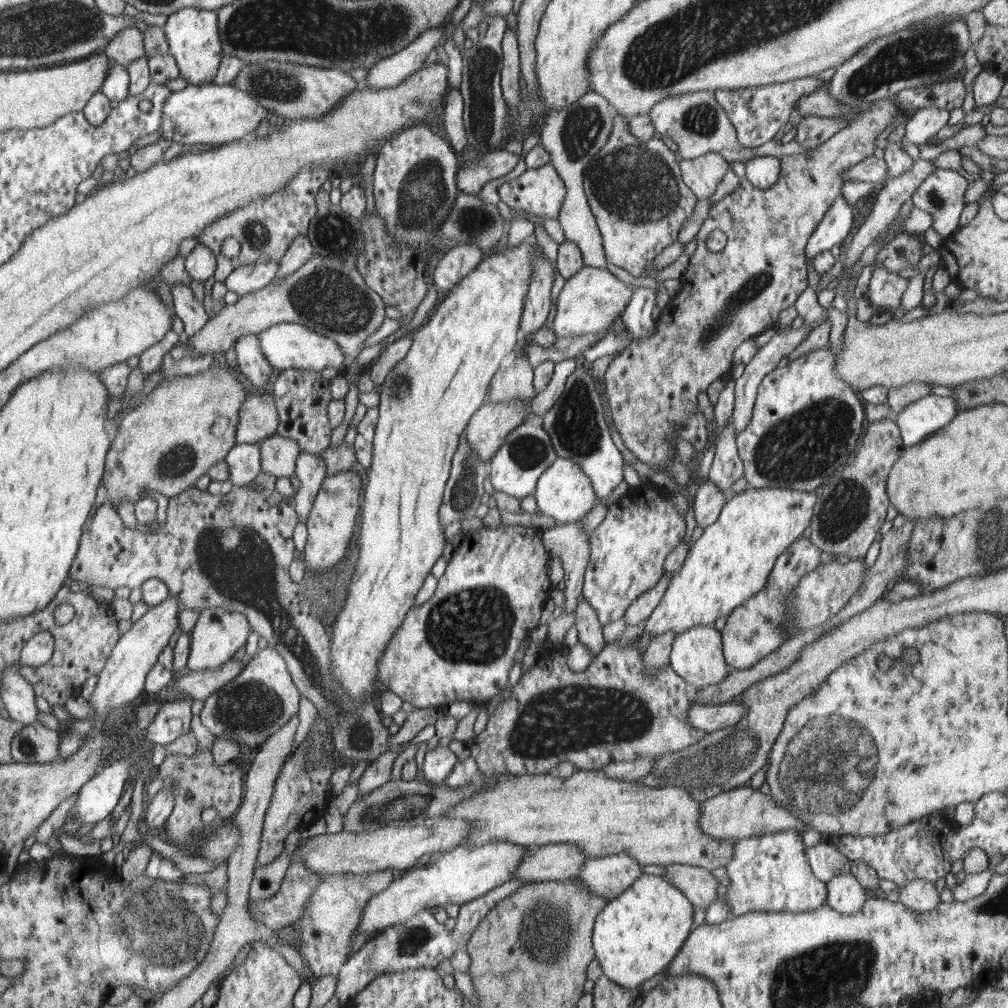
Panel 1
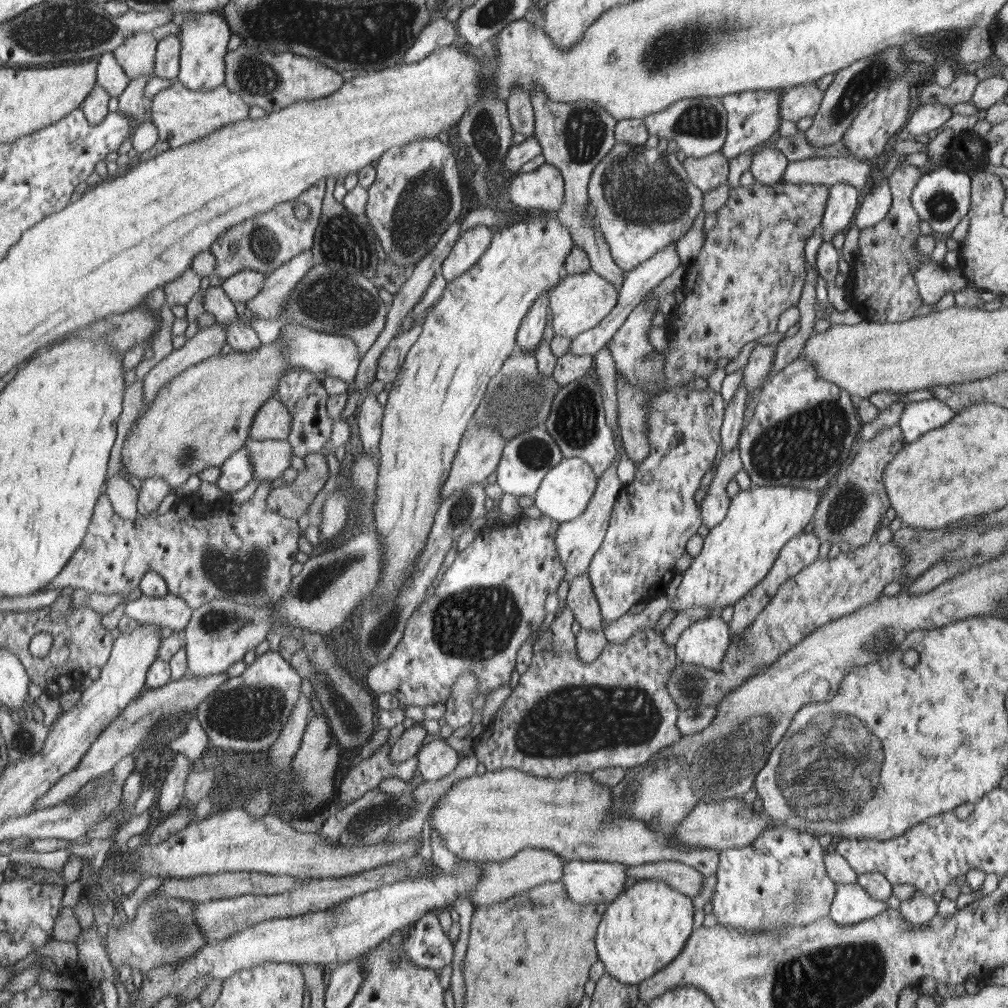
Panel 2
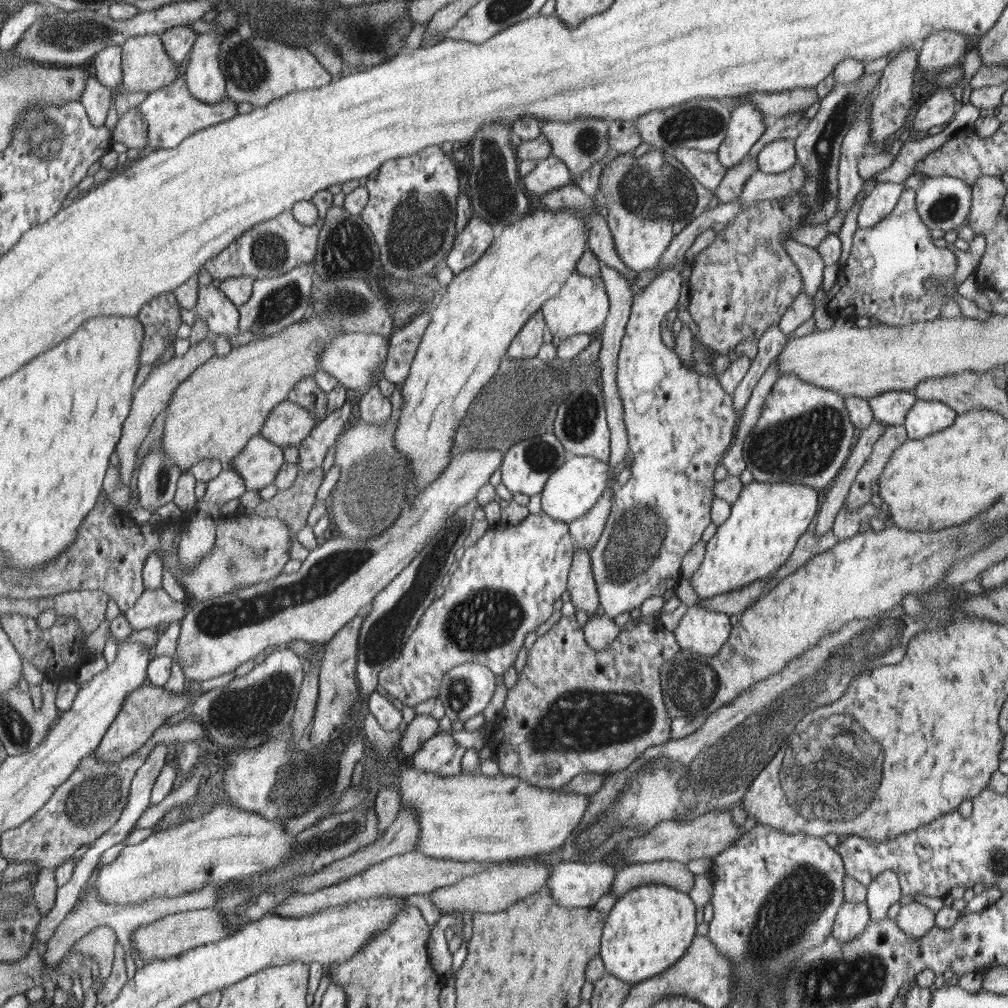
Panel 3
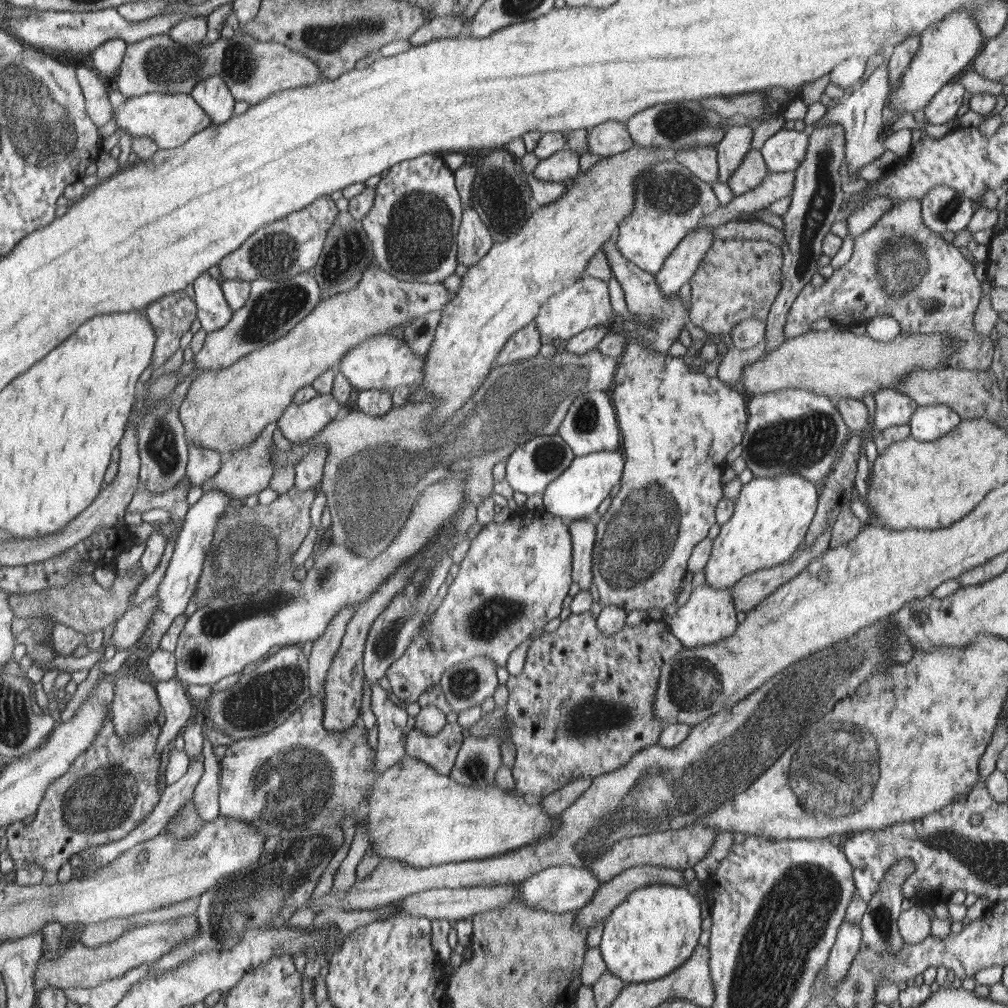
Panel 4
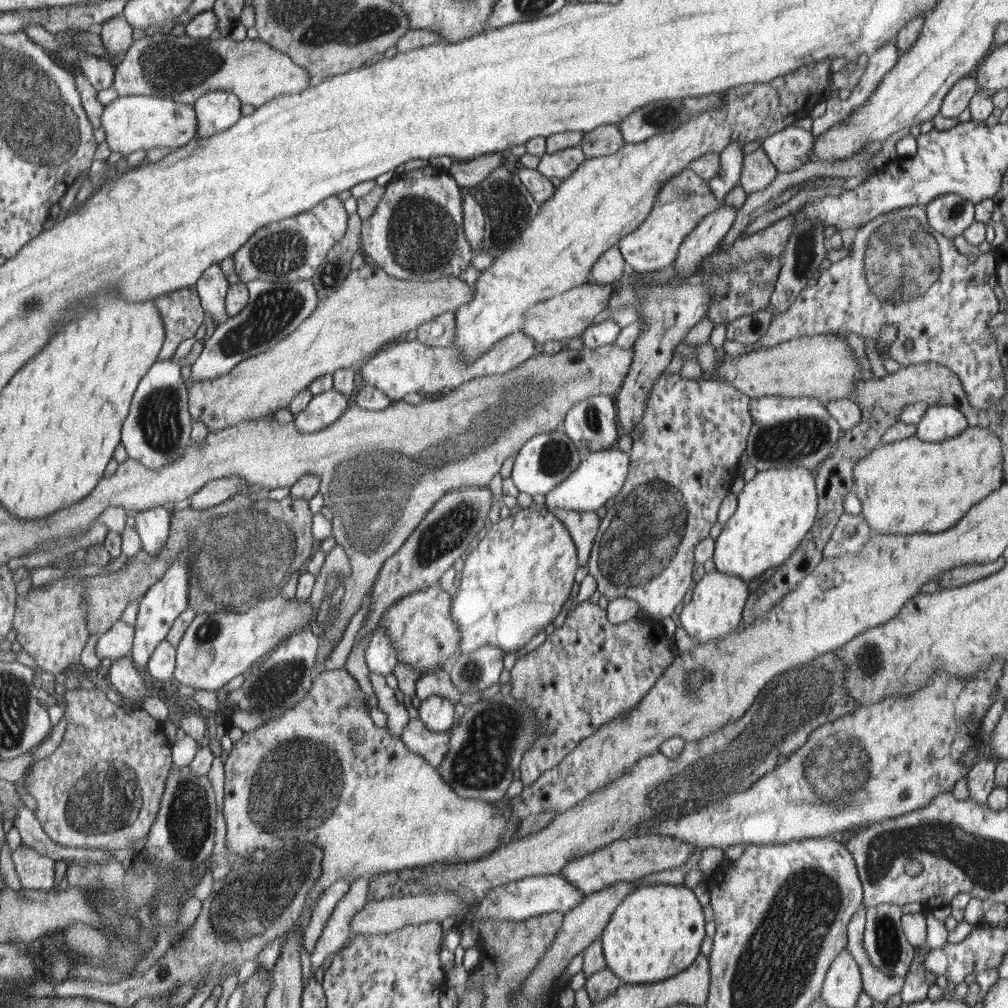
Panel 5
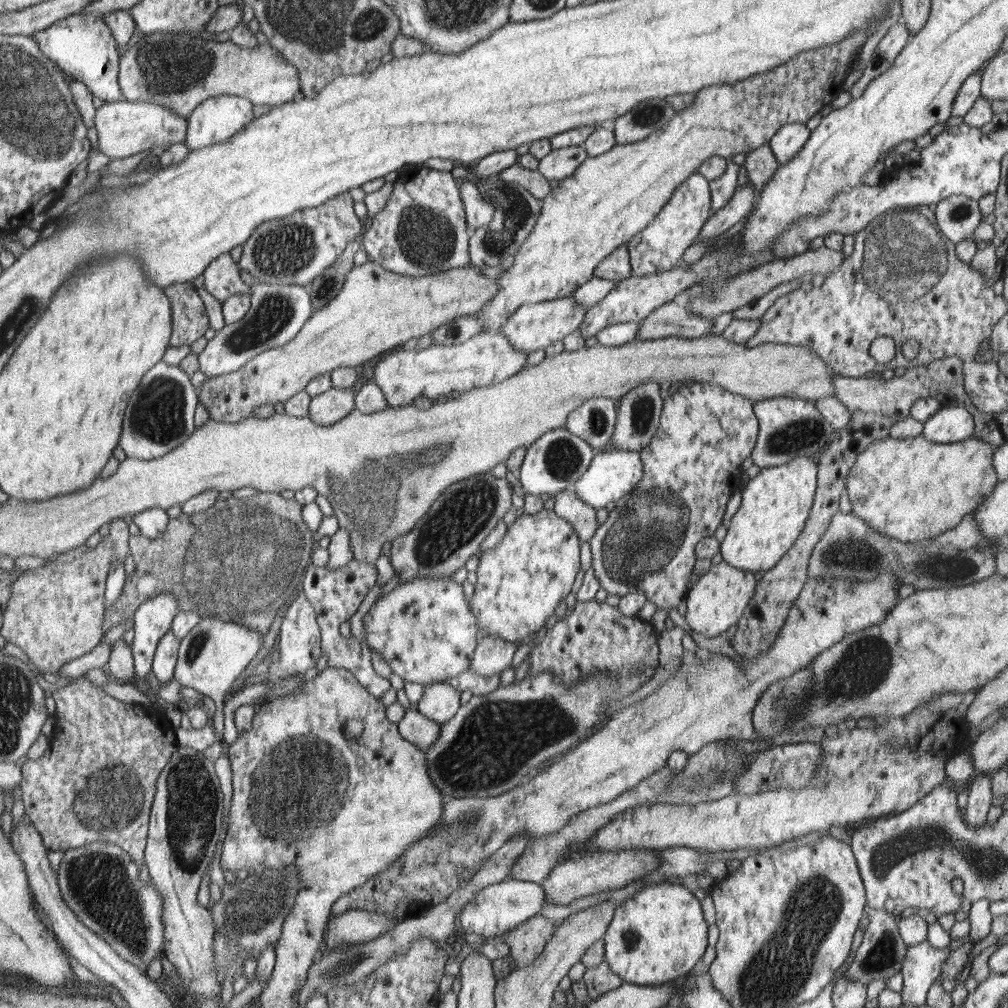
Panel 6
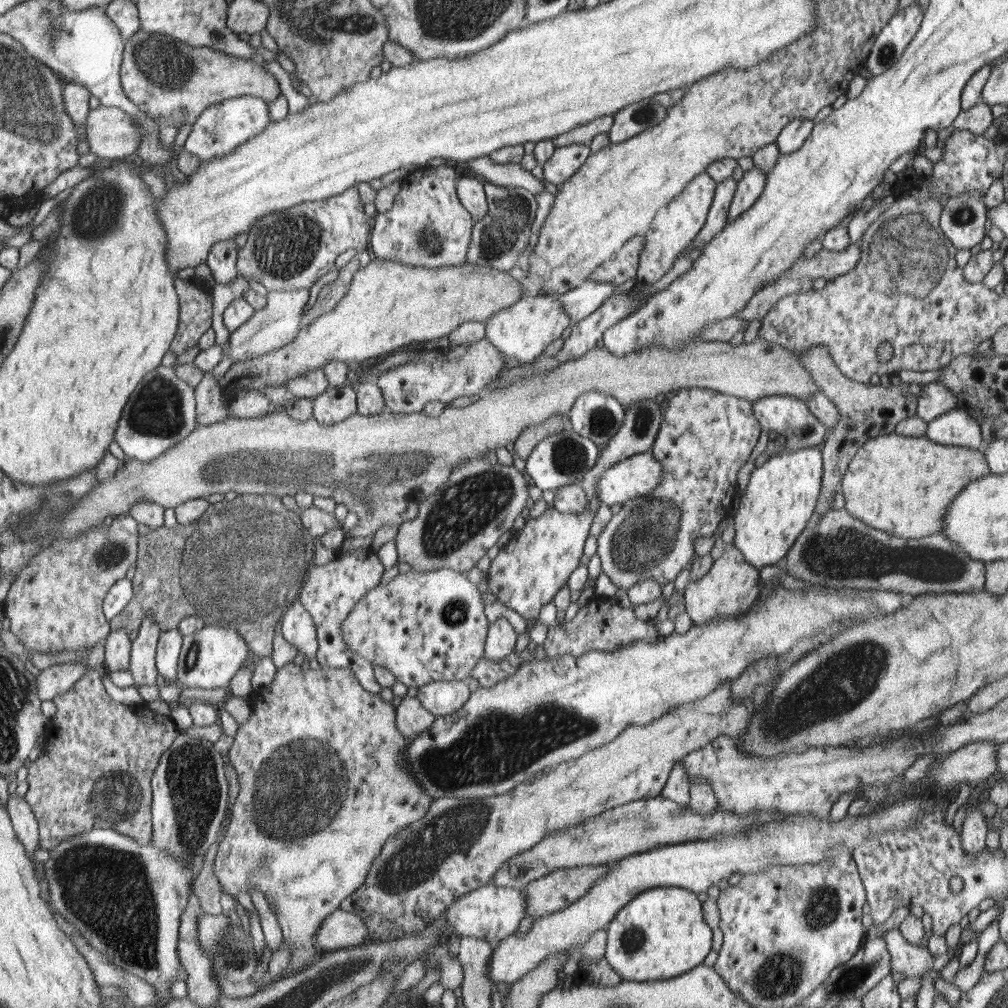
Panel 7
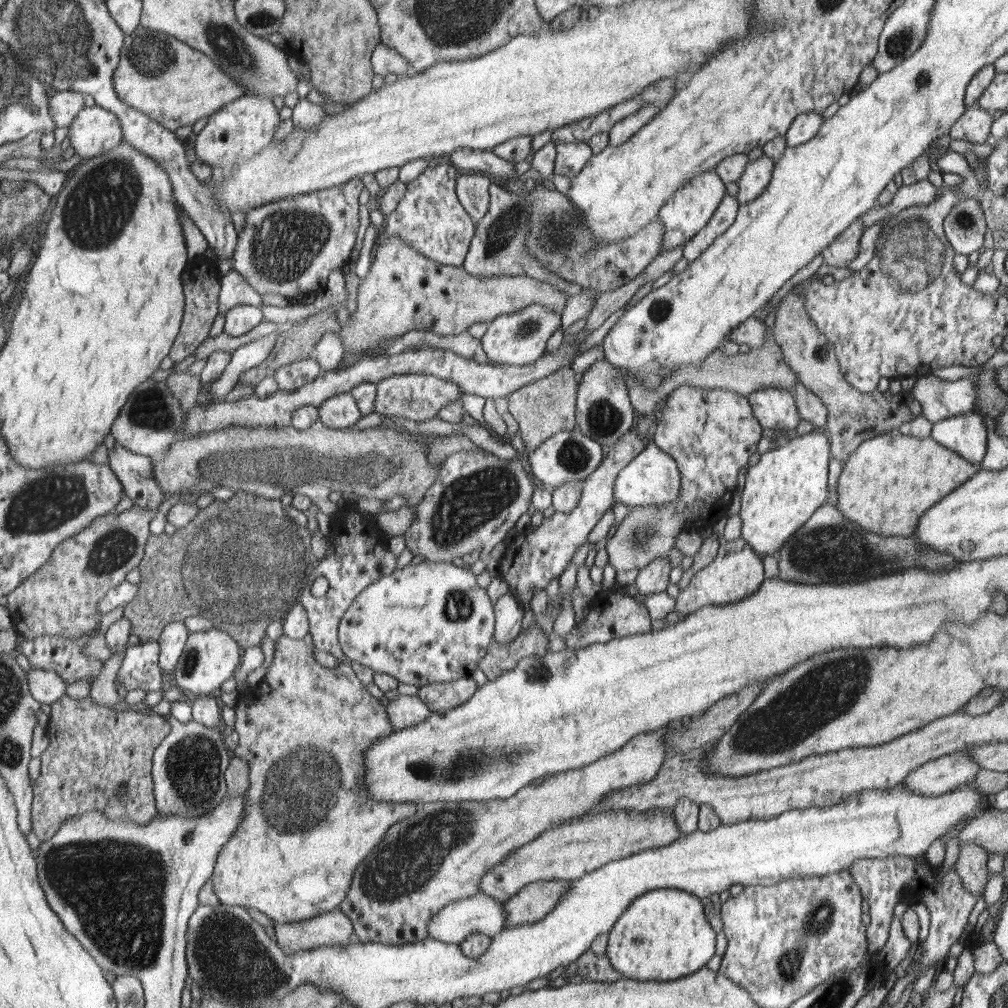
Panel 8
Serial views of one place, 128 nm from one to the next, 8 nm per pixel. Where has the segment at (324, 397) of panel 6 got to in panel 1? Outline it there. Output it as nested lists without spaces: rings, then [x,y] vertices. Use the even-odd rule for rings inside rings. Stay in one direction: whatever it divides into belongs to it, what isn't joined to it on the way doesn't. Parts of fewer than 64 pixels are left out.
[[[271,394],[248,395],[238,413],[237,444],[258,443],[277,434],[278,423],[277,403]]]

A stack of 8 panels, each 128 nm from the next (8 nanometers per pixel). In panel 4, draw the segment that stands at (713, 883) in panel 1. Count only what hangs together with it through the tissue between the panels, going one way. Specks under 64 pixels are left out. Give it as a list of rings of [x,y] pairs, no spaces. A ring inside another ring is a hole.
[[[638,865],[630,867],[625,872],[617,874],[612,881],[601,884],[598,888],[597,894],[594,894],[593,900],[589,902],[584,908],[576,910],[576,924],[574,927],[582,927],[588,932],[589,928],[595,926],[600,922],[604,922],[610,913],[620,905],[626,897],[636,889],[641,889],[650,885],[672,885],[672,886],[686,886],[684,881],[683,870],[674,869],[670,867],[660,867],[654,865]]]

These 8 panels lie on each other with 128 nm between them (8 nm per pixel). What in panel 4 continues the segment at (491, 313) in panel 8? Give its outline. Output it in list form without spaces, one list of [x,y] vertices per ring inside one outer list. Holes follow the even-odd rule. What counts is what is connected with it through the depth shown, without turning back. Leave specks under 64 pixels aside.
[[[374,265],[366,271],[355,288],[320,301],[310,314],[286,335],[268,343],[262,349],[242,356],[228,369],[199,372],[188,387],[186,397],[178,409],[180,422],[186,428],[187,444],[194,442],[196,446],[210,448],[219,452],[223,458],[240,451],[244,446],[253,443],[266,425],[277,422],[286,407],[293,403],[298,390],[313,385],[323,373],[336,368],[350,349],[374,335],[398,334],[410,321],[430,312],[441,312],[454,296],[447,291],[442,283],[402,281]]]

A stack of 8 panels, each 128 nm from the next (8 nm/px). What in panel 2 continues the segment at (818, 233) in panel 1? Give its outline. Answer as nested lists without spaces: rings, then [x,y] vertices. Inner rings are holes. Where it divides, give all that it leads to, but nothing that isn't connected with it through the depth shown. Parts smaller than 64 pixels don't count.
[[[840,182],[840,184],[829,186],[828,202],[822,222],[818,226],[822,243],[832,242],[836,234],[849,231],[859,199],[860,191],[850,184]]]

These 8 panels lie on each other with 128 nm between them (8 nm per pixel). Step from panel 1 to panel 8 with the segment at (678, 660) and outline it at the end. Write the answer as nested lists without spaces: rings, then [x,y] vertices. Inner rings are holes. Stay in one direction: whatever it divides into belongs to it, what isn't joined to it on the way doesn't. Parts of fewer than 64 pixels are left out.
[[[742,536],[734,541],[720,537],[718,553],[714,560],[696,572],[688,586],[680,591],[674,610],[678,614],[696,613],[704,606],[726,606],[741,601],[756,593],[760,584],[764,584],[764,566],[762,558]]]

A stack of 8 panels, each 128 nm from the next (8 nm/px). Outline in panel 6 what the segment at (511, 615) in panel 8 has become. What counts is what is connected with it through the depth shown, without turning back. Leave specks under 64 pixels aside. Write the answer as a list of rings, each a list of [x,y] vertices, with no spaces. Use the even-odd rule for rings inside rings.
[[[490,634],[490,637],[483,637],[480,650],[474,651],[474,658],[470,661],[468,669],[482,676],[500,674],[511,666],[512,656],[516,650],[514,643]]]

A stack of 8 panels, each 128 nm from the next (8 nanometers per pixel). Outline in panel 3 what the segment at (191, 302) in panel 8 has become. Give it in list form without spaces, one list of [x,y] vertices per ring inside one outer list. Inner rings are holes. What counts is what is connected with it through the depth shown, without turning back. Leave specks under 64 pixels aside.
[[[170,291],[150,301],[136,317],[145,327],[142,365],[160,361],[168,346],[174,348],[176,332],[182,322],[179,308],[173,292]]]

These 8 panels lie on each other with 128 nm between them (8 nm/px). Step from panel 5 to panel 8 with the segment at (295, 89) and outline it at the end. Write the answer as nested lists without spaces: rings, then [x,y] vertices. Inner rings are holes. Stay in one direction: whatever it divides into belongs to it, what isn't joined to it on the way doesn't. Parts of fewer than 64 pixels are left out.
[[[141,24],[132,34],[125,36],[120,57],[113,81],[118,97],[171,131],[193,125],[200,118],[245,96],[244,87],[230,74],[224,73],[209,55],[173,35],[148,30]]]

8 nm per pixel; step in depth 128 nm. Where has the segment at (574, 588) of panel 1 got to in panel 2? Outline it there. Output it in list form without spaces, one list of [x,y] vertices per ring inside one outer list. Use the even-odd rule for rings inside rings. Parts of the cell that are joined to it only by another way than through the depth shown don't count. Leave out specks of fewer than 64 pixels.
[[[614,466],[614,468],[610,468],[602,474],[602,477],[597,482],[597,490],[589,502],[588,509],[581,517],[558,525],[558,533],[554,537],[554,542],[557,543],[558,554],[561,555],[561,560],[565,563],[568,580],[574,580],[580,574],[587,572],[595,552],[604,540],[611,513],[614,505],[617,504],[617,496],[623,488],[616,470],[617,466]]]

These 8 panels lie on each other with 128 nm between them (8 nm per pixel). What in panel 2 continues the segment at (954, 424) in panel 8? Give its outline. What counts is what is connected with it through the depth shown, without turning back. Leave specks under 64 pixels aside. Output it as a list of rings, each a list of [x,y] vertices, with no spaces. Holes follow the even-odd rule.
[[[932,397],[906,404],[897,425],[900,426],[907,444],[930,430],[948,424],[955,415],[945,402]]]

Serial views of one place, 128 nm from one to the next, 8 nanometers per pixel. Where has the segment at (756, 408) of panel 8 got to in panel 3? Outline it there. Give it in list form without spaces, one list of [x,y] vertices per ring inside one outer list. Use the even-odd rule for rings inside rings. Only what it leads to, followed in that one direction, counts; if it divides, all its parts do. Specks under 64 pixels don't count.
[[[785,374],[784,376],[779,376],[778,380],[776,380],[775,385],[770,389],[766,400],[762,406],[760,417],[756,422],[756,426],[748,432],[748,436],[746,436],[746,440],[744,440],[744,444],[742,446],[742,454],[744,457],[744,462],[746,462],[746,469],[752,472],[753,479],[756,482],[764,482],[764,483],[778,483],[778,482],[788,482],[790,484],[804,484],[804,486],[810,486],[819,490],[820,492],[824,492],[833,480],[838,476],[838,473],[841,472],[841,469],[845,465],[849,454],[854,445],[854,441],[856,440],[858,428],[854,427],[852,421],[850,421],[850,417],[848,416],[848,409],[844,404],[844,397],[832,390],[824,389],[822,387],[818,387],[816,385],[809,384],[808,382],[803,382],[800,378],[797,378],[794,374]]]

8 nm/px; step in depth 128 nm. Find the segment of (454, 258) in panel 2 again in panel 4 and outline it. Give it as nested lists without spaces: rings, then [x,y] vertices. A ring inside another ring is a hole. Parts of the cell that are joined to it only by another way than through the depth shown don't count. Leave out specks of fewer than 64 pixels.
[[[466,205],[458,234],[458,263],[472,267],[477,264],[493,246],[493,239],[488,228],[476,210]]]

